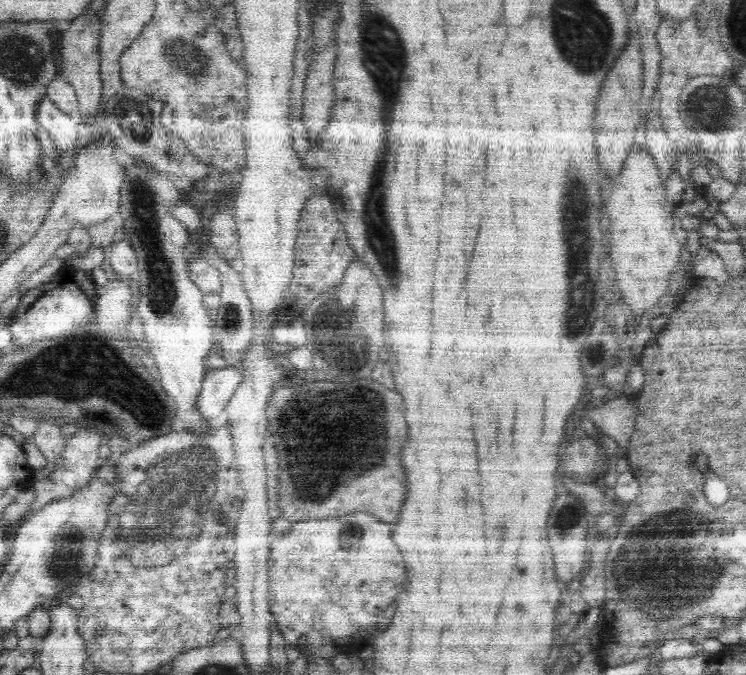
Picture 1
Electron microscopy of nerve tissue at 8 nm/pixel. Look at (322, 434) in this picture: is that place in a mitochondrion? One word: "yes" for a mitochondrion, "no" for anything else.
yes

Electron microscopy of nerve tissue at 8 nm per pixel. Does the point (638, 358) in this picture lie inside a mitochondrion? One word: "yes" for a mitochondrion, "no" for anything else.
no

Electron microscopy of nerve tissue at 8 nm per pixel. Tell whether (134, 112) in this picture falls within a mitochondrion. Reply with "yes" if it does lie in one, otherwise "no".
yes

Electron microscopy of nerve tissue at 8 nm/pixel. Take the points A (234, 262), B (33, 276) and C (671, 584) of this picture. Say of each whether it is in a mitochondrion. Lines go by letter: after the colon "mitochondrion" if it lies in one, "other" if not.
A: other
B: other
C: mitochondrion

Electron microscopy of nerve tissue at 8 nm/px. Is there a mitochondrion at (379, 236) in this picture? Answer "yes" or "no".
yes

